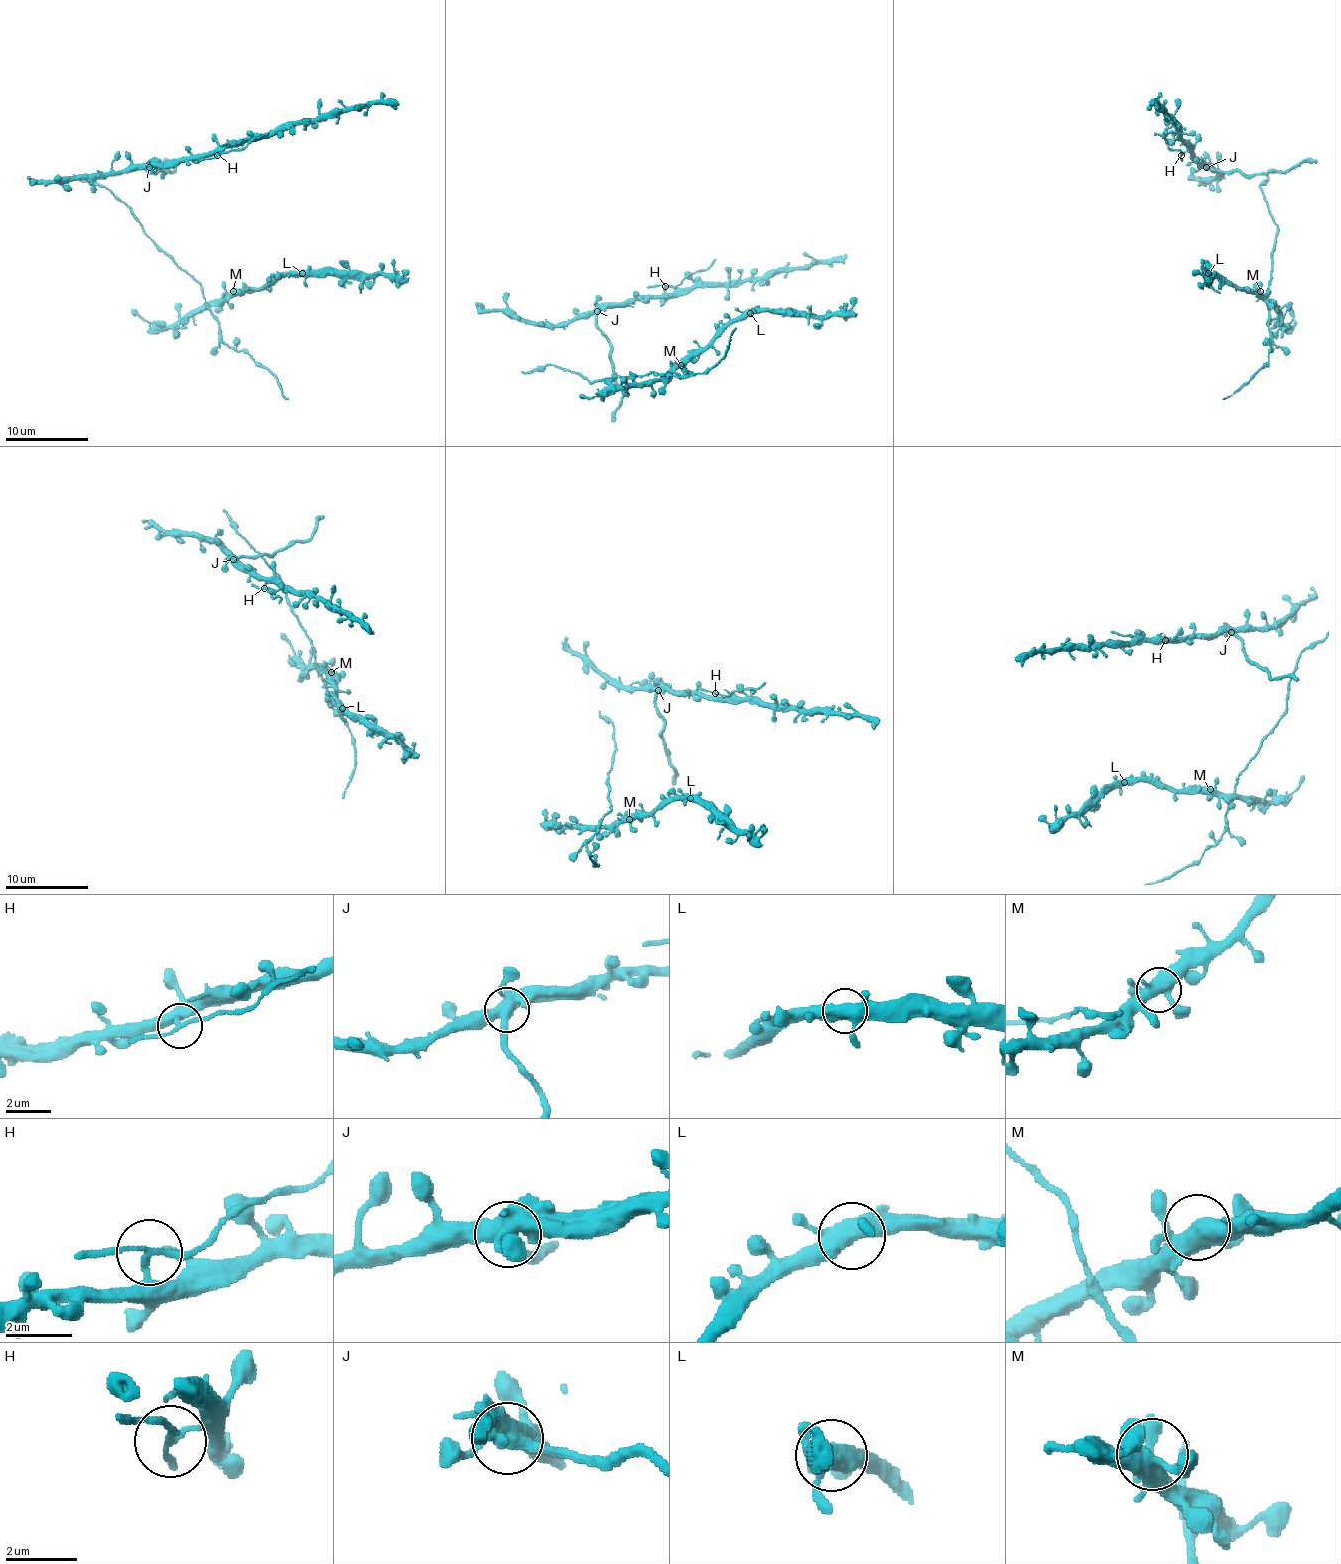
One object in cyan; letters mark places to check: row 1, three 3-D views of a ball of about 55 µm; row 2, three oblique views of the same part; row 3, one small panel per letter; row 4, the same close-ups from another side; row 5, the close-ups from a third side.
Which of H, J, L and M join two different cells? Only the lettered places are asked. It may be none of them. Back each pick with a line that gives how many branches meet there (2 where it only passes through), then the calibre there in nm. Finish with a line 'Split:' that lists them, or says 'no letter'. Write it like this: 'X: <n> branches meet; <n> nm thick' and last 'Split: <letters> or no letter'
H: 3 branches meet; 150 nm thick
J: 6 branches meet; 500 nm thick
Split: H, J

